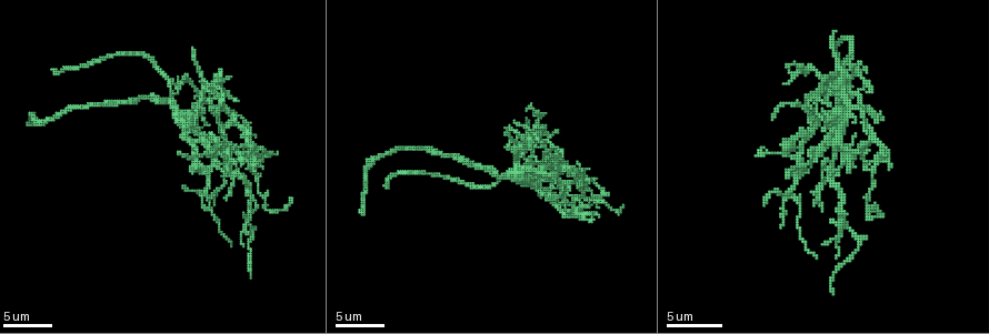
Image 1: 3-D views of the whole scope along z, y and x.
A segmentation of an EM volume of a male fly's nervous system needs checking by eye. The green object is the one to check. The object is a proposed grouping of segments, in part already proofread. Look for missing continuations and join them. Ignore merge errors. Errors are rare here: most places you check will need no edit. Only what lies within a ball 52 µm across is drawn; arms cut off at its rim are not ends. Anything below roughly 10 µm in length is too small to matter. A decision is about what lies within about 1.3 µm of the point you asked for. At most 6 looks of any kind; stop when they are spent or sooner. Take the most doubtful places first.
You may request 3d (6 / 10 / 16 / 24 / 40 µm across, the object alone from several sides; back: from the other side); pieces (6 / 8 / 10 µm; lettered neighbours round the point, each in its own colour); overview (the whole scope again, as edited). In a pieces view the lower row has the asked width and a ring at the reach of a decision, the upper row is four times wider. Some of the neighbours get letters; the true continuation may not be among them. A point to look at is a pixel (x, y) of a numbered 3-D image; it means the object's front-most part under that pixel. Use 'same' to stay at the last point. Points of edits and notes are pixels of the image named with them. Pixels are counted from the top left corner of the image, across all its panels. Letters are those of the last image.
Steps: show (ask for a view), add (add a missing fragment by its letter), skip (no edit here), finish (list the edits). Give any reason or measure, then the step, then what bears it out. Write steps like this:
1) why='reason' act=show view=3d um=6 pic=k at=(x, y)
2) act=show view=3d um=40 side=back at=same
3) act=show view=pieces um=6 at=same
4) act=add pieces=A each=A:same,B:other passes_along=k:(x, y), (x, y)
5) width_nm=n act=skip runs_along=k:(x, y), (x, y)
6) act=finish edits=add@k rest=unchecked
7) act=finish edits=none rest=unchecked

why='thin end' act=show view=pieces um=6 pic=1 at=(583, 173)

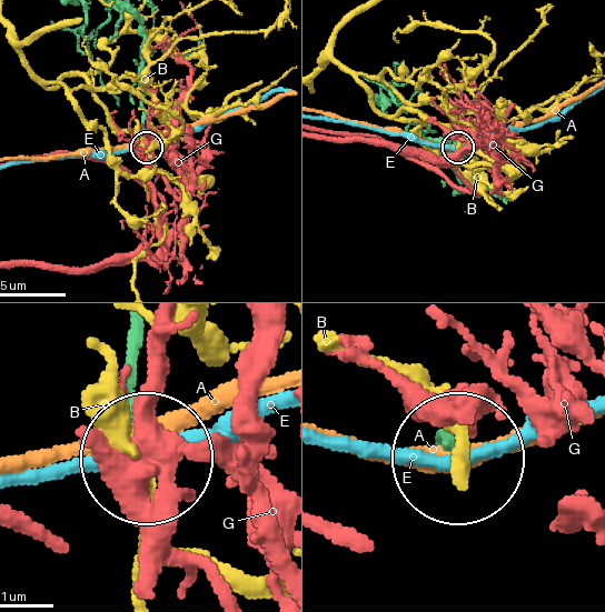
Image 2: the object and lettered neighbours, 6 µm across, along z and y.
width_nm=160 act=skip each=A:other,B:other,E:other,G:other found='no lettered fragment goes on from it'

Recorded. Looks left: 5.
why='tapers out' act=show view=3d um=6 pic=1 at=(227, 196)

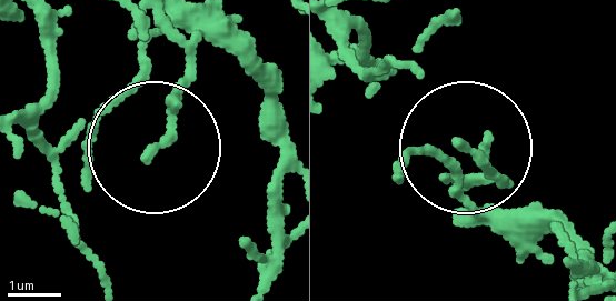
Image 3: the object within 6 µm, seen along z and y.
act=show view=pieces um=6 pic=3 at=(461, 139)

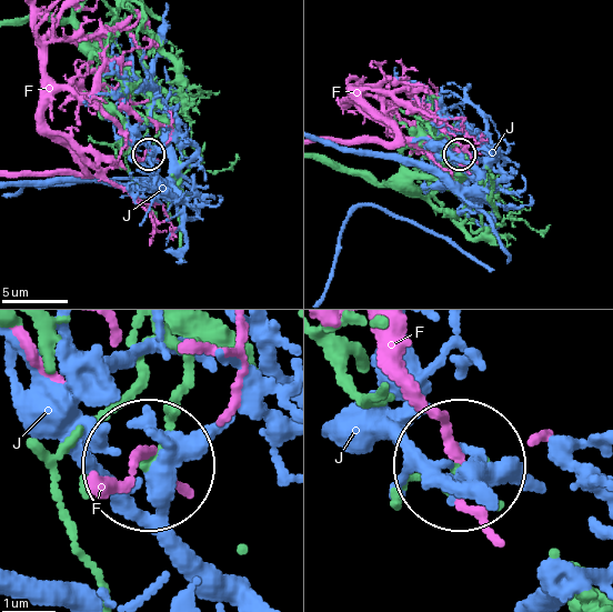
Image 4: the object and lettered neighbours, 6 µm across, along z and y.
act=skip each=F:other,J:other runs_along=4:(163, 329), (190, 382), (154, 458) found='none of them fits'

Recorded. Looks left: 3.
why='an open end' act=show view=pieces um=10 pic=1 at=(786, 66)

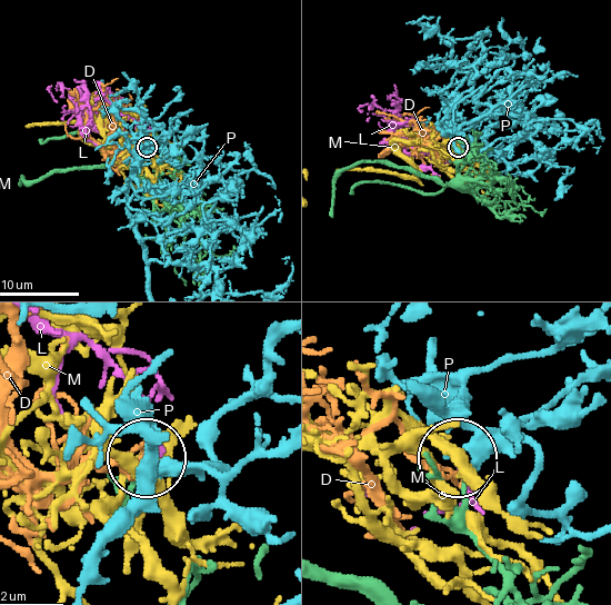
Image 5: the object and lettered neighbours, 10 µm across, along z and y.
act=skip each=D:other,L:other,M:other,P:other found='no lettered fragment goes on from it'

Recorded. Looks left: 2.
act=finish edits=none rest=unchecked

